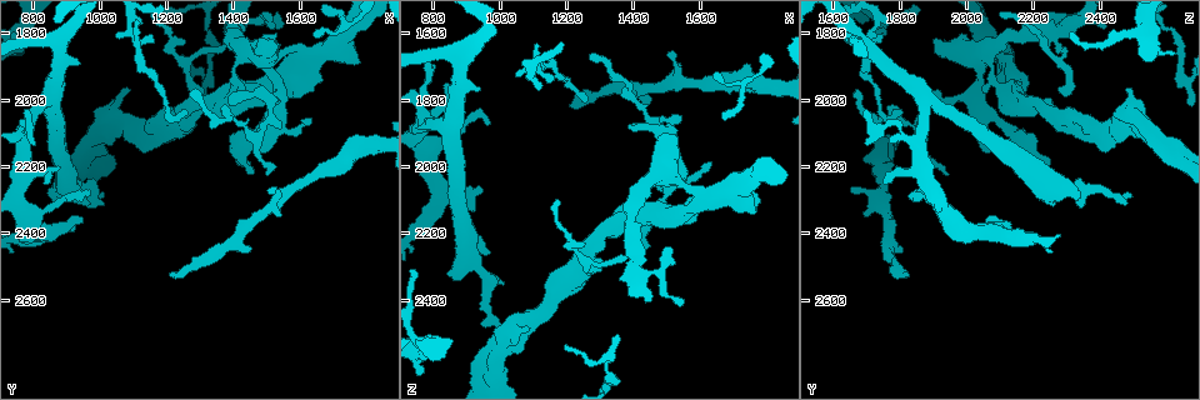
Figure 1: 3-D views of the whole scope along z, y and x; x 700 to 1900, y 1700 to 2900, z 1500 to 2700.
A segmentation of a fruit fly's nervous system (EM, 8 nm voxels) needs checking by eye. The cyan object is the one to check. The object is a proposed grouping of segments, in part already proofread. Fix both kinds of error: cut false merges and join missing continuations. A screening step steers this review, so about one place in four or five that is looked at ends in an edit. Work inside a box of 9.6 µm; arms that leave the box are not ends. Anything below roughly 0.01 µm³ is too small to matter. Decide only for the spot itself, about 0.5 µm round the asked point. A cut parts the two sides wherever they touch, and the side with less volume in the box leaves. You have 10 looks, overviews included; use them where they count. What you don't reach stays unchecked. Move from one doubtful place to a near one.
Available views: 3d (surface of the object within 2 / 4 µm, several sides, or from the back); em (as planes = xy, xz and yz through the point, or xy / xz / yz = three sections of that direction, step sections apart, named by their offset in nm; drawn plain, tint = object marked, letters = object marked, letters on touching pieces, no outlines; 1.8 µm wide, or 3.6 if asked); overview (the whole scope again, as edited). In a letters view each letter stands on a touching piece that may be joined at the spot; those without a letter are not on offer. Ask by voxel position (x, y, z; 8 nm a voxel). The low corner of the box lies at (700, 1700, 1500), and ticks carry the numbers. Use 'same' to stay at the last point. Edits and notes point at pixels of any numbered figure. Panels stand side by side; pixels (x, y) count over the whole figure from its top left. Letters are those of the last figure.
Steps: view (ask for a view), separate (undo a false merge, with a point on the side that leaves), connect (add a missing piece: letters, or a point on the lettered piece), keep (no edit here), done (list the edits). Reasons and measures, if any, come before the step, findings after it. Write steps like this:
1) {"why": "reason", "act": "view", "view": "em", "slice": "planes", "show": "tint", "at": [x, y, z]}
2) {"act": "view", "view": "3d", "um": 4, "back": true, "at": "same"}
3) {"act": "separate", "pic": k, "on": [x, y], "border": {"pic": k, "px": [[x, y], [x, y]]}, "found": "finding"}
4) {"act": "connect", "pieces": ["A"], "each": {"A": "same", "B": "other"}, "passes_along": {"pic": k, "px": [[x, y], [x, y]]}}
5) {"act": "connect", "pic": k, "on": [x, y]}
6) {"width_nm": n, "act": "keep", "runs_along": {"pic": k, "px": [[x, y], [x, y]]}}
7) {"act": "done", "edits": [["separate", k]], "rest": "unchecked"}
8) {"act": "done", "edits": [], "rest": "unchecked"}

{"why": "a narrow waist", "act": "view", "view": "em", "slice": "planes", "show": "letters", "at": [1390, 1810, 2160]}

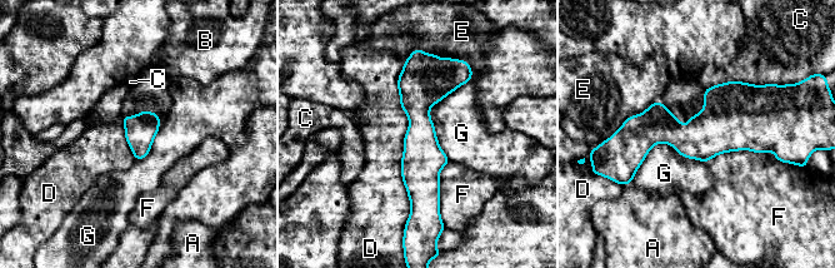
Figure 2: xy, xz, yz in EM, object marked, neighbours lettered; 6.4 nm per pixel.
{"longest_contact_nm": ["D", 1000], "act": "keep", "each": {"A": "other", "B": "other", "C": "other", "D": "other", "E": "other", "F": "other", "G": "other"}, "found": "continuous, no second neuron"}

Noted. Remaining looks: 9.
{"why": "branch stops here", "act": "view", "view": "em", "slice": "planes", "show": "letters", "at": [1450, 2180, 2230]}

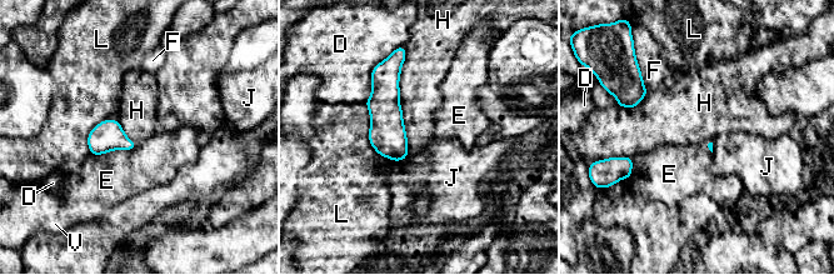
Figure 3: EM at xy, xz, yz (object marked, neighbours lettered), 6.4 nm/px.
{"longest_contact_nm": ["H", 700], "act": "keep", "each": {"D": "other", "E": "other", "F": "other", "H": "other", "J": "other", "L": "other", "V": "other"}, "border": {"pic": 3, "px": [[404, 50], [399, 106], [406, 158]]}, "found": "none of them fits"}

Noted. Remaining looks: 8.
{"act": "view", "view": "em", "um": 3.6, "slice": "yz", "step": 16, "show": "tint", "at": [1600, 1850, 2080]}

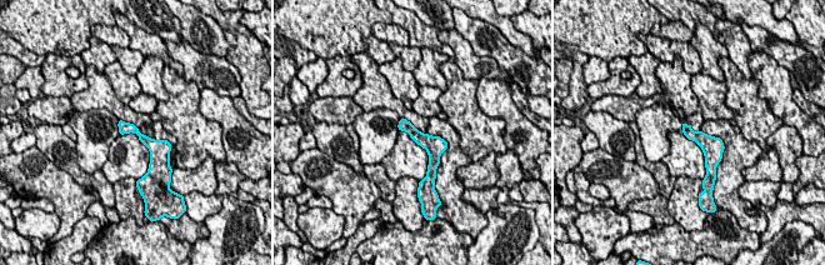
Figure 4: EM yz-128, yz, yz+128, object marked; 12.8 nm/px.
{"why": "cut it another way", "act": "view", "view": "em", "um": 3.6, "slice": "xy", "step": 8, "show": "tint", "at": "same"}

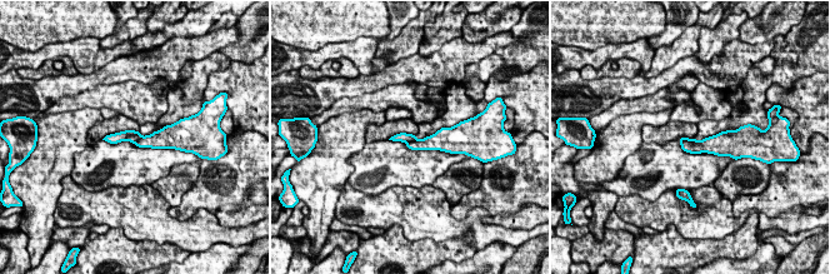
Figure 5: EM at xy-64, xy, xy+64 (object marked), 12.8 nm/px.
{"why": "what lies round it", "act": "view", "view": "em", "um": 3.6, "slice": "xy", "step": 8, "show": "letters", "at": "same"}

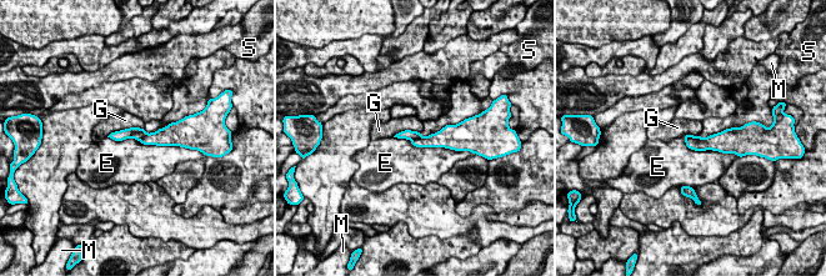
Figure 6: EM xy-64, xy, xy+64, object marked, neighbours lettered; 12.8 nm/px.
{"width_nm": 170, "act": "separate", "pic": 6, "on": [435, 140], "each": {"E": "other", "G": "other", "M": "other", "S": "other"}, "border": {"pic": 6, "px": [[422, 136], [411, 140]]}, "found": "a second neuron is stuck on"}

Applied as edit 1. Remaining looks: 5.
{"act": "view", "view": "overview"}

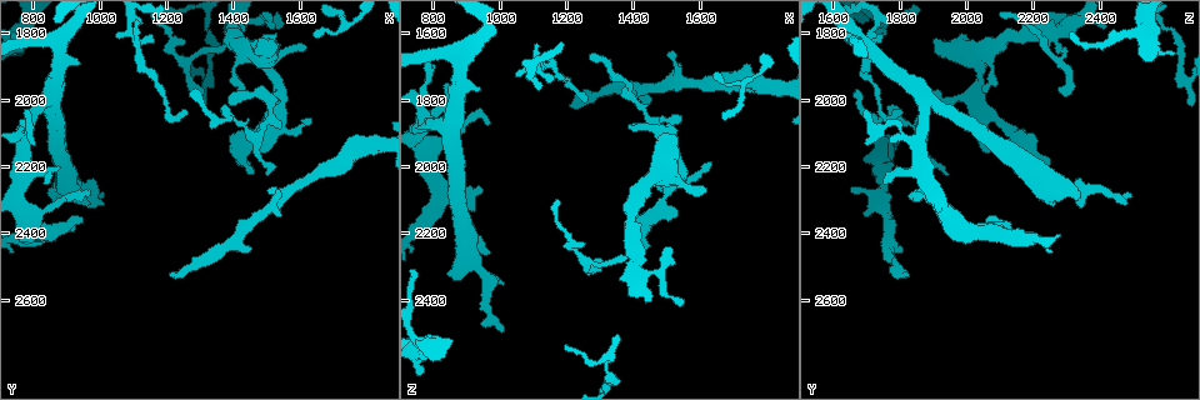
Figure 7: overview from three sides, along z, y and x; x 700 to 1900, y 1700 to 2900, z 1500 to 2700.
{"act": "view", "view": "3d", "um": 2, "at": [1260, 2050, 1800]}

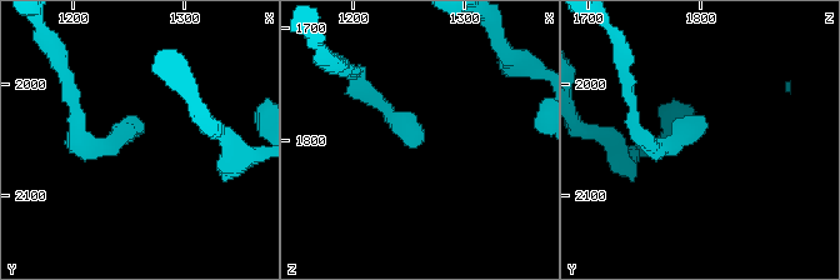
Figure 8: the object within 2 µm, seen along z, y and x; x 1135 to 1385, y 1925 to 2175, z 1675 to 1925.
{"act": "view", "view": "em", "slice": "planes", "show": "letters", "at": [1260, 2046, 1804]}

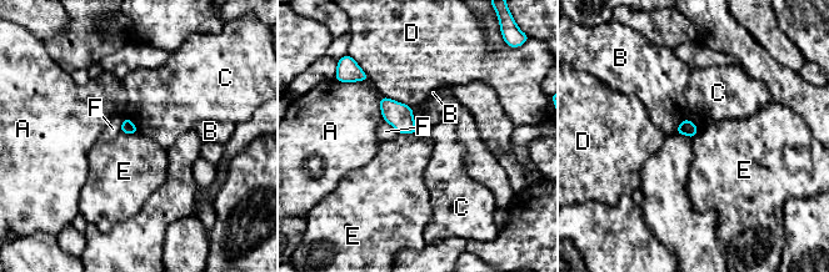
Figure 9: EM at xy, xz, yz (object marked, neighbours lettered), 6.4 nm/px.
{"act": "keep", "each": {"A": "other", "B": "other", "C": "other", "D": "other", "E": "other", "F": "other"}, "border": {"pic": 9, "px": [[418, 131], [398, 134]]}, "found": "no lettered piece goes on from it"}

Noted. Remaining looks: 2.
{"act": "done", "edits": [["separate", 6]], "rest": "unchecked"}

